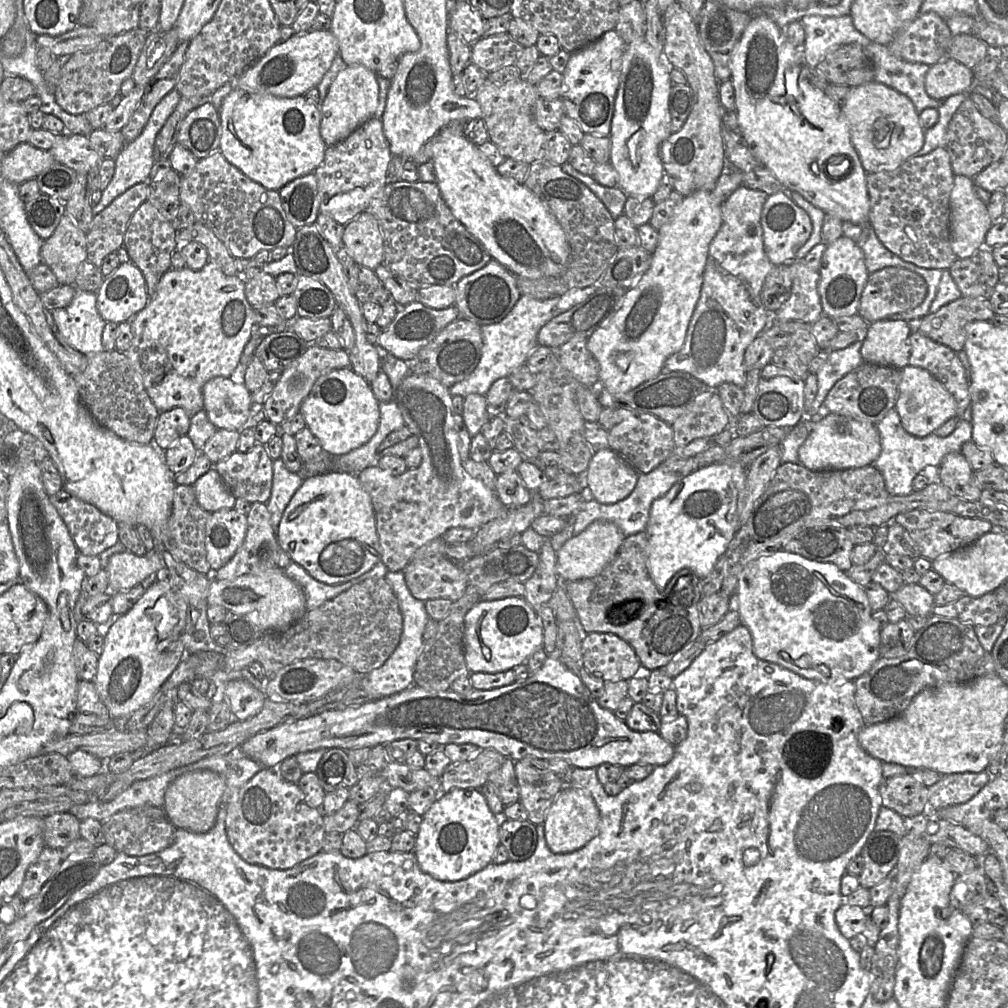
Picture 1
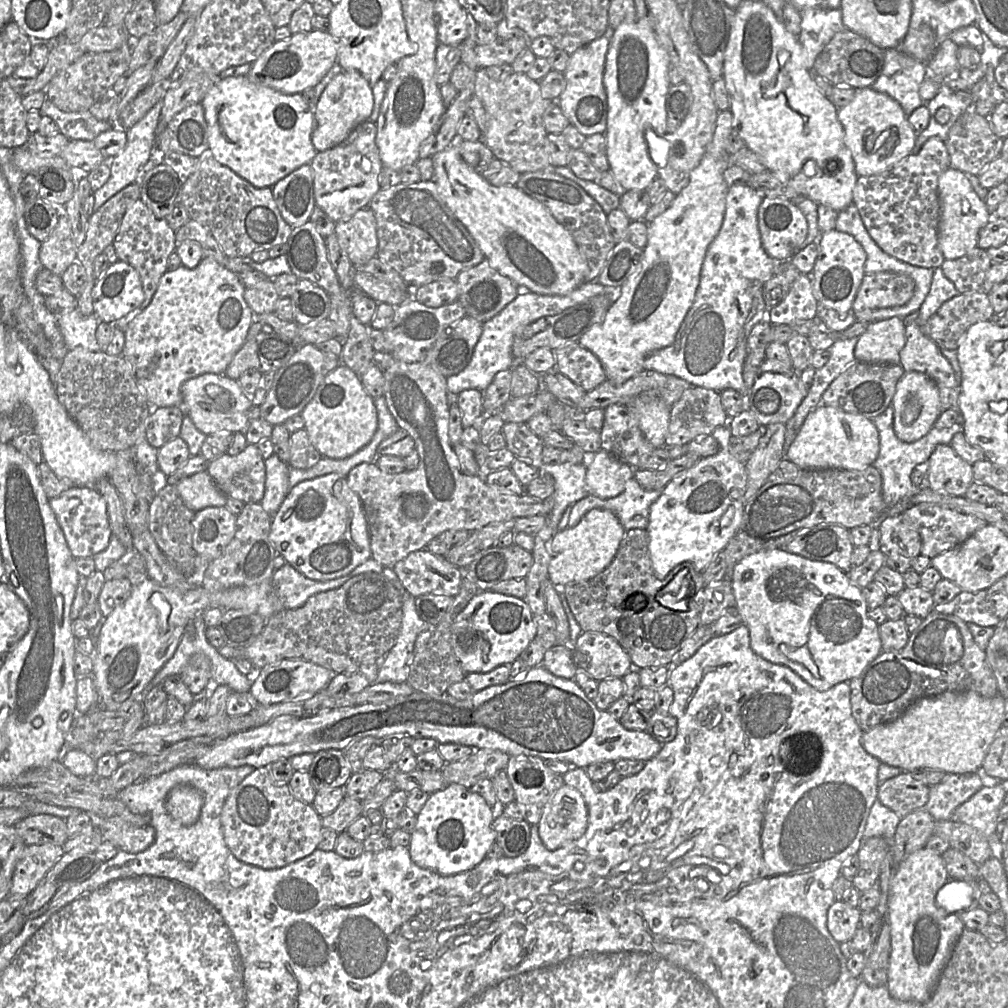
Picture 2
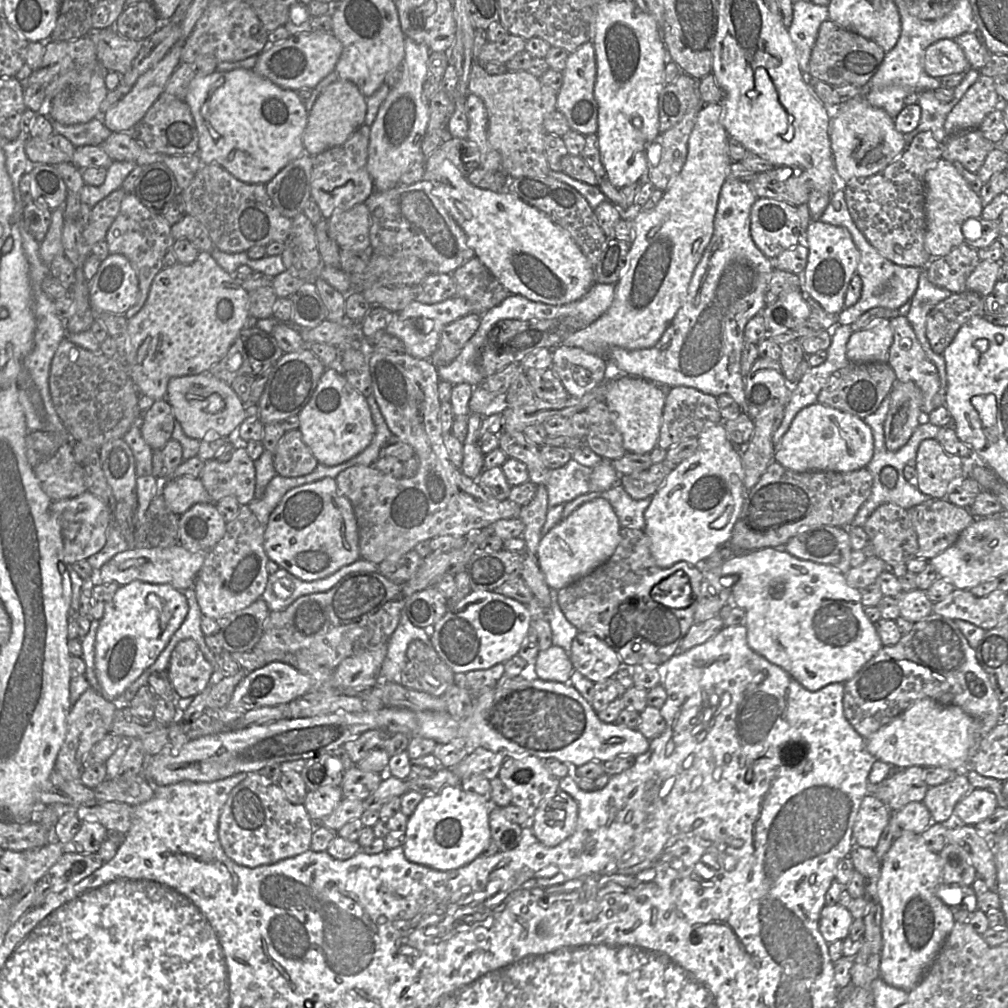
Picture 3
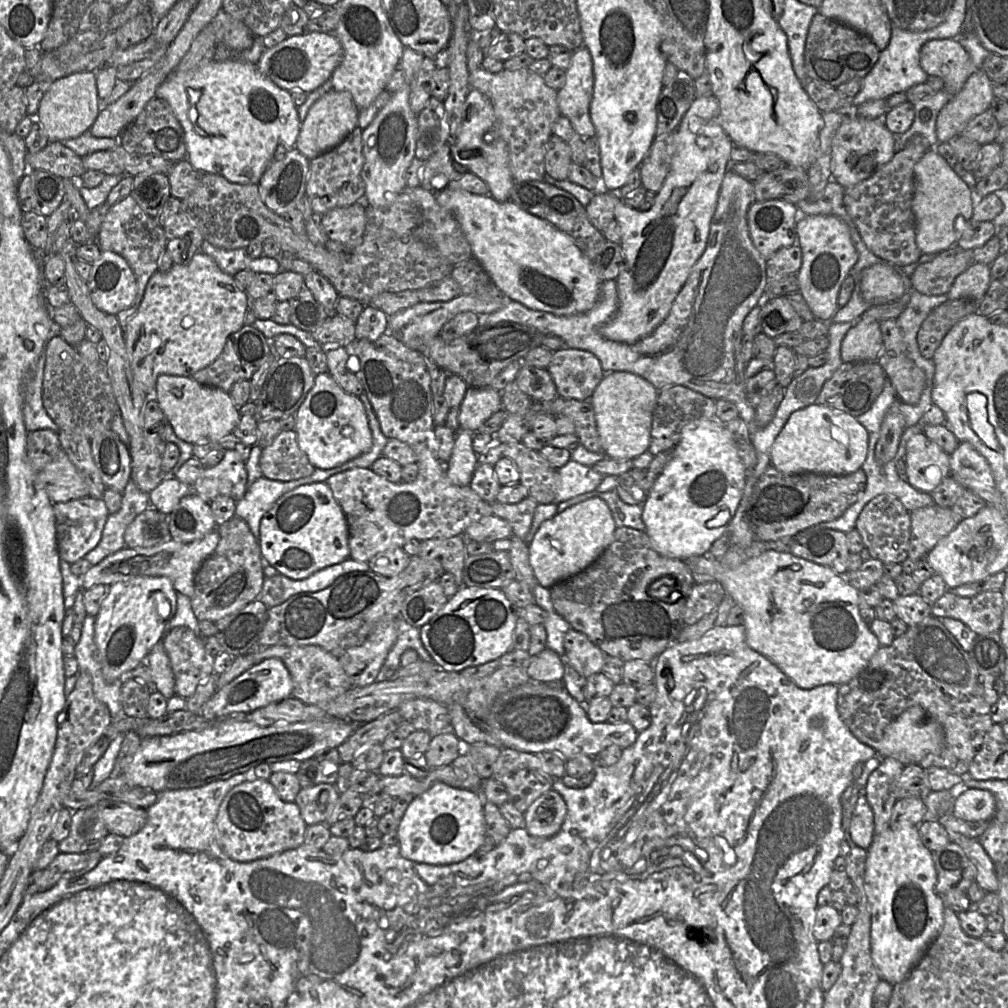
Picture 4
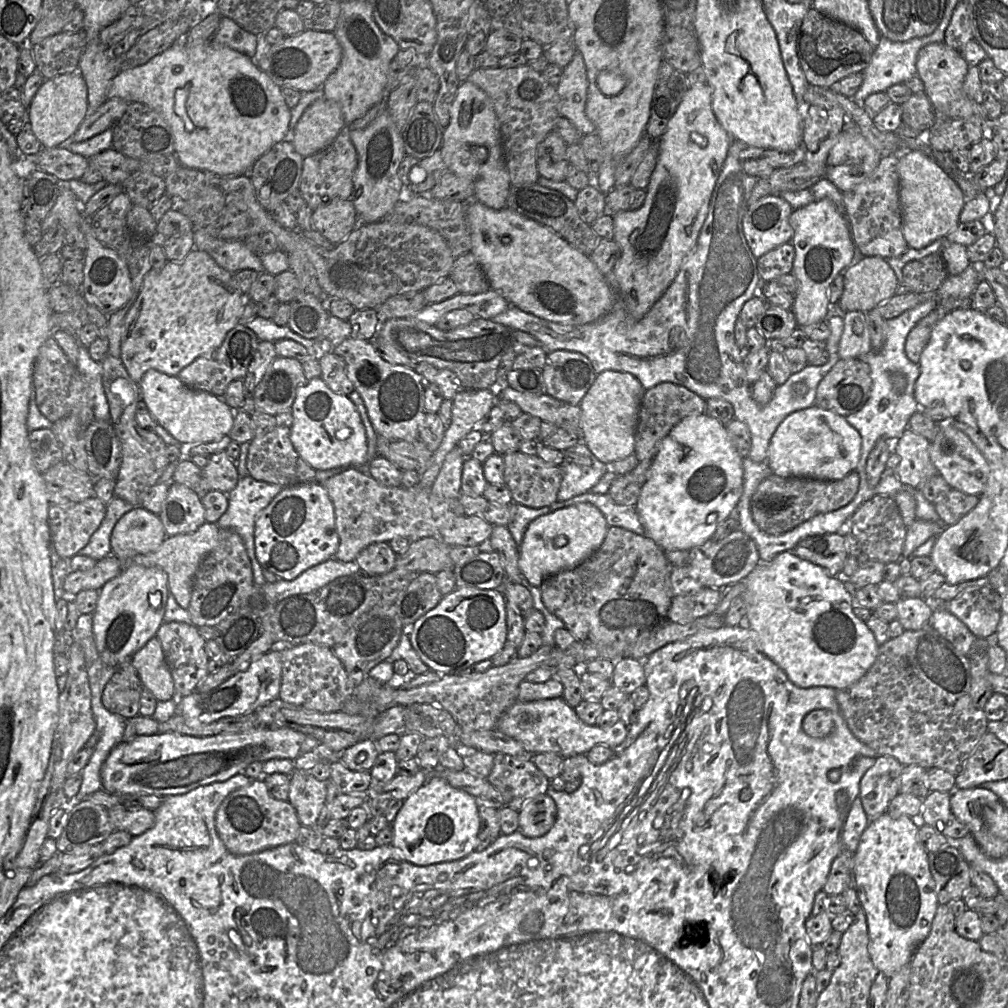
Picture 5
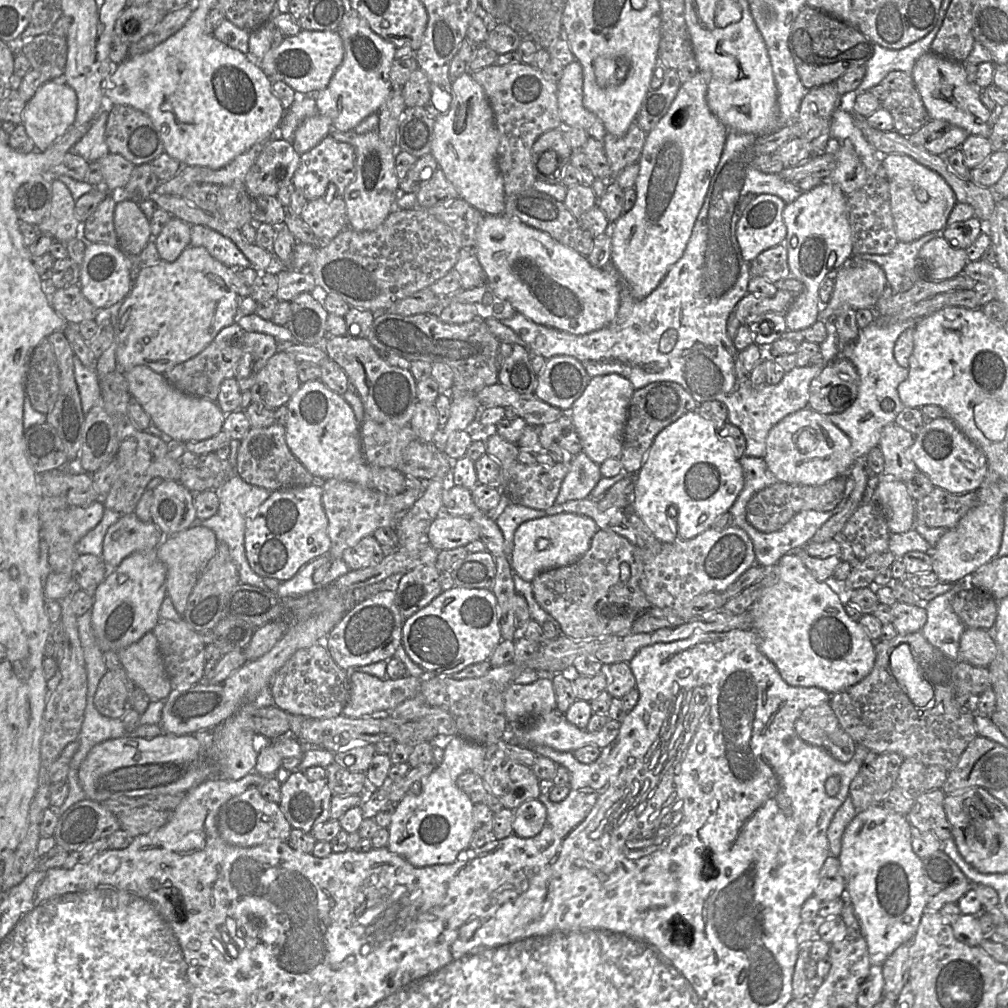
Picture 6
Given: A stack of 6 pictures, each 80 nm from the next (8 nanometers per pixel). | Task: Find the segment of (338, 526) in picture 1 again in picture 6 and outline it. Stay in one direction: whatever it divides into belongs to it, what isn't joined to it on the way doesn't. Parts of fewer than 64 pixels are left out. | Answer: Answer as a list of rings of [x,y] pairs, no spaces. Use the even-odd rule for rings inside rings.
[[[306,486],[272,492],[250,516],[245,530],[245,553],[251,569],[262,578],[288,581],[312,560],[328,555],[331,542],[322,505],[323,488]]]

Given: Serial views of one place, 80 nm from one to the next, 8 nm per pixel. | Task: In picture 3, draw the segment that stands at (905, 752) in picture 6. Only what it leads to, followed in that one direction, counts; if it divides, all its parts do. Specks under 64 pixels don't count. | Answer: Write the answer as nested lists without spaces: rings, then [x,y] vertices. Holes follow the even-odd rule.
[[[934,613],[914,623],[911,631],[902,635],[897,644],[883,646],[852,679],[844,683],[843,710],[855,731],[867,739],[908,707],[924,698],[933,699],[943,705],[959,706],[978,723],[978,737],[969,750],[967,769],[972,770],[970,761],[979,750],[980,741],[999,724],[998,710],[1001,702],[990,683],[989,676],[976,658],[975,649],[969,645],[956,622]]]

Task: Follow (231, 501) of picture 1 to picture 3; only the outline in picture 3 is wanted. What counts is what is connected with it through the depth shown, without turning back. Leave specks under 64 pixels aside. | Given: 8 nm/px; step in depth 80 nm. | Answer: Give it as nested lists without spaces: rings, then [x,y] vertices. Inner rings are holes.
[[[182,476],[160,489],[169,509],[181,515],[197,503],[214,503],[199,477]]]

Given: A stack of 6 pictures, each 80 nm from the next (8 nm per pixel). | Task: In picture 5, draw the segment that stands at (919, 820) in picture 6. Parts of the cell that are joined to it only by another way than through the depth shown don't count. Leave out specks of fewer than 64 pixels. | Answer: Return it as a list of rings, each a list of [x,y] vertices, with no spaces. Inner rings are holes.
[[[931,791],[922,800],[921,824],[932,826],[948,839],[961,839],[969,834],[951,811],[949,792]]]

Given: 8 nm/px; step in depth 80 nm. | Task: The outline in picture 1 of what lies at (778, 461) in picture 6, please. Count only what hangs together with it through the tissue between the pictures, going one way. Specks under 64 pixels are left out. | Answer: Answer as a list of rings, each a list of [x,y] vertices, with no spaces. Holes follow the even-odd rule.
[[[825,410],[819,417],[811,417],[811,419],[813,420],[813,428],[798,451],[799,463],[807,469],[812,471],[856,469],[873,465],[880,455],[881,443],[876,425]]]

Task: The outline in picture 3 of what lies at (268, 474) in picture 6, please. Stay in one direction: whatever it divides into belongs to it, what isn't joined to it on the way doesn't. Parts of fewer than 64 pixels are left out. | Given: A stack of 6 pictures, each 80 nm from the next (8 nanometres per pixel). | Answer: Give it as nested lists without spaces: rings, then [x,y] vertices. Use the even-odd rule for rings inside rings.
[[[296,429],[285,432],[279,440],[273,464],[277,475],[299,477],[311,473],[319,463]]]

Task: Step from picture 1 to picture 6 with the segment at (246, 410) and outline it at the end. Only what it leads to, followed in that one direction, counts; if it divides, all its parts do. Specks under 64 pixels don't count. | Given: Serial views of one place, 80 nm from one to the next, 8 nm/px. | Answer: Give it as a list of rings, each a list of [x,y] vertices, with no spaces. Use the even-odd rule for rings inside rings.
[[[135,366],[124,372],[129,392],[149,415],[152,423],[172,439],[189,442],[209,439],[222,429],[226,414],[216,402],[189,396],[176,390],[163,374],[154,372],[147,366]]]

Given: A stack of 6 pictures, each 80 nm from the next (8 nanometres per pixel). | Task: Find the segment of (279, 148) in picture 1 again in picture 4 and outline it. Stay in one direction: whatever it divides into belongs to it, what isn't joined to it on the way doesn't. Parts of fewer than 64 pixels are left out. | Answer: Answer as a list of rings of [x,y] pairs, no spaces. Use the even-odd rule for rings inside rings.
[[[212,60],[185,73],[173,73],[158,86],[156,98],[166,100],[185,134],[186,159],[198,171],[218,174],[228,181],[258,185],[279,146],[296,148],[301,122],[290,92],[278,87],[259,72],[254,64]]]

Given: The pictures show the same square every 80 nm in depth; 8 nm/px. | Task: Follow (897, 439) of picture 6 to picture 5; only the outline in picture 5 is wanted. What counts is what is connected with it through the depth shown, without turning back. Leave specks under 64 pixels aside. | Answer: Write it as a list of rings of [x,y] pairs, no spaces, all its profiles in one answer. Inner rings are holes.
[[[909,428],[894,442],[894,453],[901,458],[895,473],[906,486],[918,488],[925,480],[938,474],[929,456],[930,443]]]

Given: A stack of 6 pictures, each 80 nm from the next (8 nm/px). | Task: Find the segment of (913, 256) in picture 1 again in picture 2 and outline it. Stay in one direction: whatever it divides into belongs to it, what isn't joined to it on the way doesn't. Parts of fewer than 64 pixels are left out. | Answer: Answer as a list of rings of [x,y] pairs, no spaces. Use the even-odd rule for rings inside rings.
[[[930,137],[918,153],[906,156],[891,169],[880,174],[858,177],[853,189],[852,204],[857,207],[868,233],[884,252],[918,267],[935,269],[942,265],[945,257],[938,243],[938,181],[949,167],[950,159],[944,142],[937,137]]]

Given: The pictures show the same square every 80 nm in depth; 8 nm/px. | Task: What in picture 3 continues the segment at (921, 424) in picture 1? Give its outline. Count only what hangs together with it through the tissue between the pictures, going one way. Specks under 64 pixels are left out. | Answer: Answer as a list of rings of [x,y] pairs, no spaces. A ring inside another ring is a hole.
[[[912,381],[896,382],[890,394],[890,406],[884,423],[884,441],[889,451],[897,451],[910,439],[923,420],[923,395]]]

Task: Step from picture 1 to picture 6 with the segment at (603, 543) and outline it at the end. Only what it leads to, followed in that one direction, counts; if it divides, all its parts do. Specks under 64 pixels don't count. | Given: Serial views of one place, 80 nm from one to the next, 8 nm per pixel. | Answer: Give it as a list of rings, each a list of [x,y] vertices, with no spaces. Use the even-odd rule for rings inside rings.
[[[559,513],[523,522],[514,534],[511,568],[527,582],[539,573],[577,562],[590,548],[598,531],[596,522],[587,516],[574,513]]]

